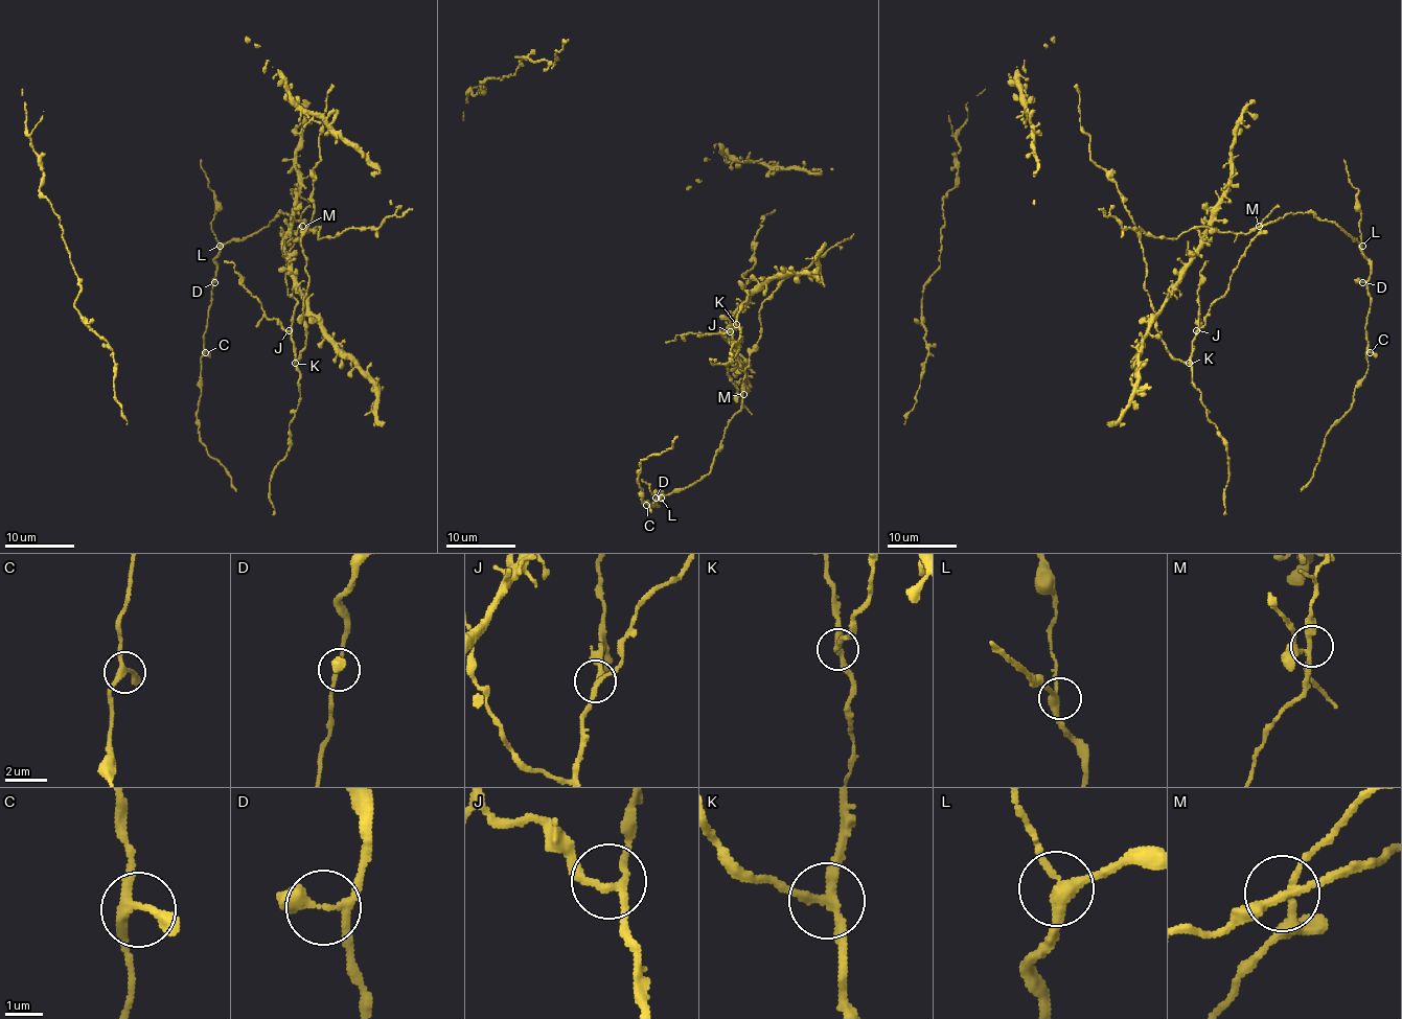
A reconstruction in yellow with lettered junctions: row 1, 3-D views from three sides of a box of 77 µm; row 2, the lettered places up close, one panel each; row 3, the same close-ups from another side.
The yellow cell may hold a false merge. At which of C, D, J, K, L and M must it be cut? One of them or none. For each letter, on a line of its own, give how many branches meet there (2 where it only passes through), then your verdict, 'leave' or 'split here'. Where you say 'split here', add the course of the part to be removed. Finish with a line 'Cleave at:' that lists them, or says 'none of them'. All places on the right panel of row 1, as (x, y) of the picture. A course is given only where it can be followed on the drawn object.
C: branches 3; leave
D: branches 3; leave
J: branches 3; leave
K: branches 3; split here; course (1190, 363), (1175, 360), (1156, 330), (1156, 313), (1145, 288), (1140, 233), (1117, 183), (1090, 159), (1075, 85)
L: branches 3; leave
M: branches 4; leave
Cleave at: K

